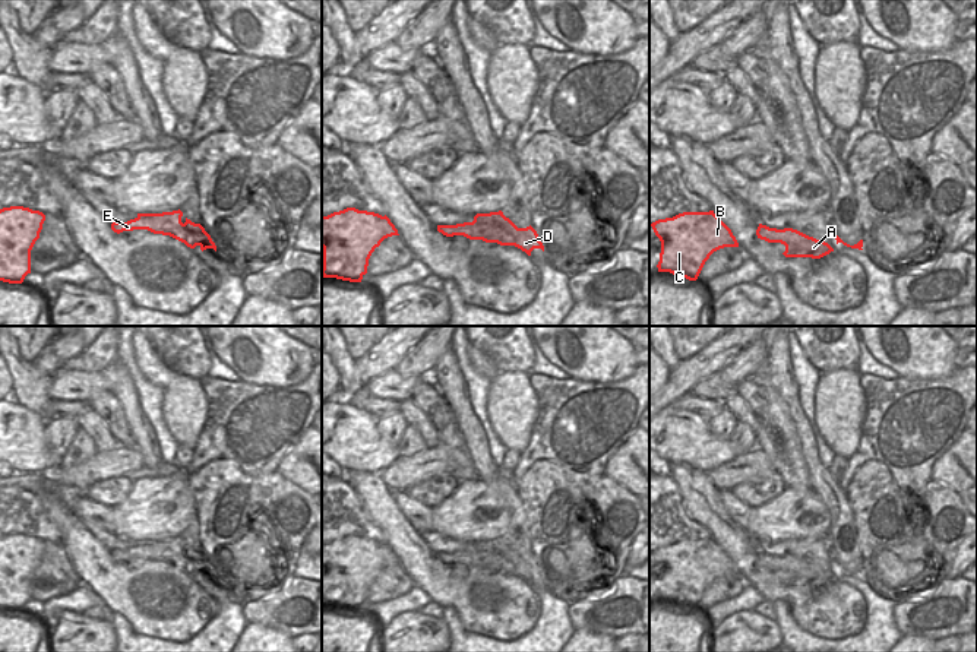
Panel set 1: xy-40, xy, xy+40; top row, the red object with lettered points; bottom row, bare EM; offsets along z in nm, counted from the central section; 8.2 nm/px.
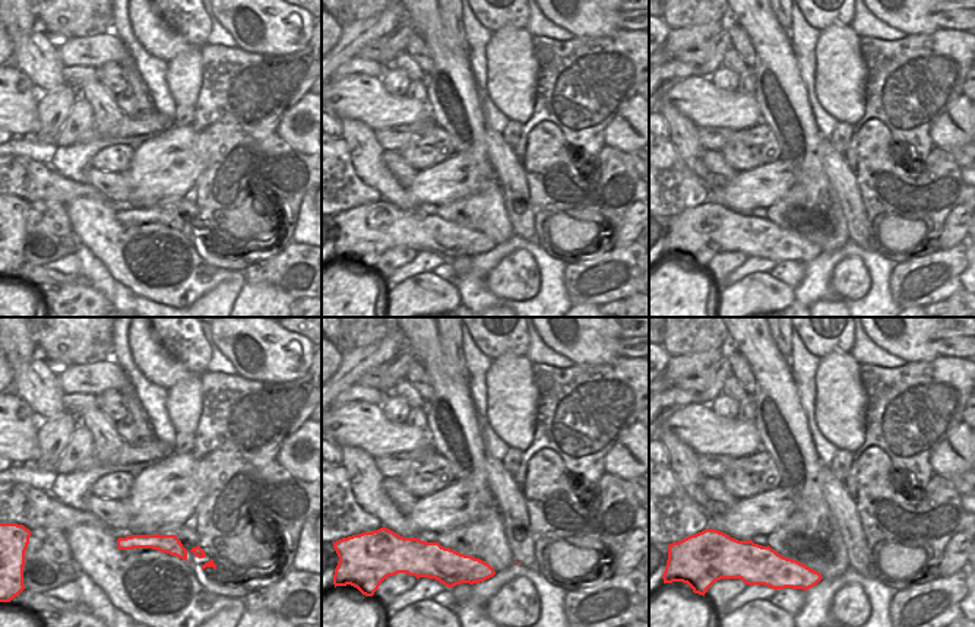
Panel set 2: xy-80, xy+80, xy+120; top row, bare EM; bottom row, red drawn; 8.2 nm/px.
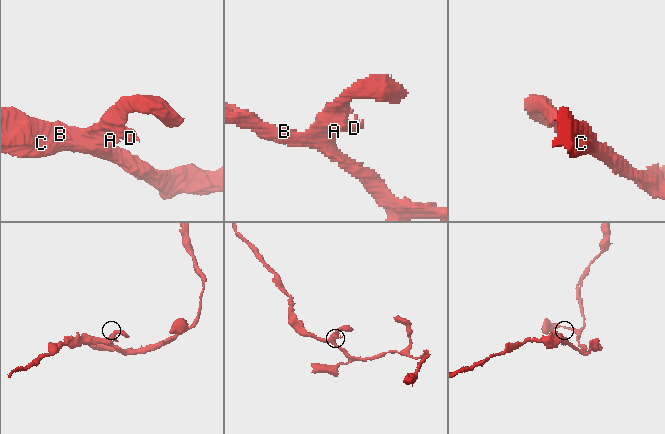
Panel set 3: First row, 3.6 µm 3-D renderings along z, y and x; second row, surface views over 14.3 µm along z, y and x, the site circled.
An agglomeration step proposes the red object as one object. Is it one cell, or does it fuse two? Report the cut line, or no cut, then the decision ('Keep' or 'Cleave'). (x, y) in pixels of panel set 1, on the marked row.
No split. Keep.

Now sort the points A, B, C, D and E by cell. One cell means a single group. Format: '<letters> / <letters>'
A B C D E

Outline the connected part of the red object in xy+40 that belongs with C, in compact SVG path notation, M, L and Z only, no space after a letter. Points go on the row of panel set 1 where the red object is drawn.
M683 212L651 224L661 241L658 272L696 281L709 256L724 247L739 247L731 230L714 213Z

